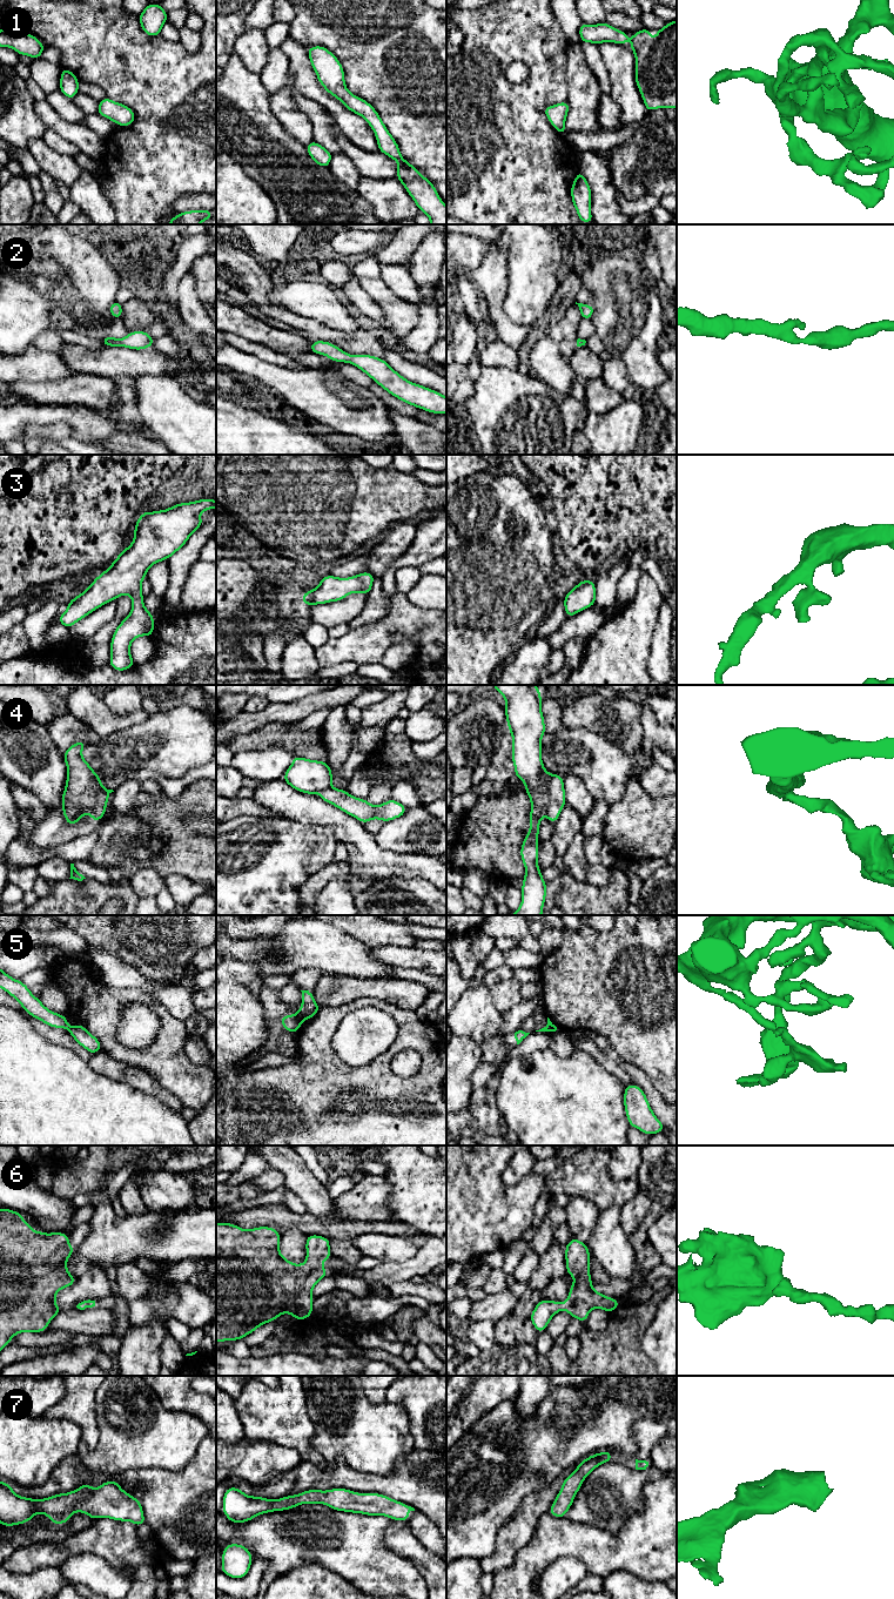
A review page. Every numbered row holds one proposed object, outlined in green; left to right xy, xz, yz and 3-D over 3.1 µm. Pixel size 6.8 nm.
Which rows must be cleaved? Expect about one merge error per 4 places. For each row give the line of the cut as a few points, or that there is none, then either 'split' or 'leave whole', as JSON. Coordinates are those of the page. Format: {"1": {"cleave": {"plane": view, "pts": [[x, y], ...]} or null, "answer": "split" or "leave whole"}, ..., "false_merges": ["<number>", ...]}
{"1": {"cleave": null, "answer": "leave whole"}, "2": {"cleave": null, "answer": "leave whole"}, "3": {"cleave": null, "answer": "leave whole"}, "4": {"cleave": {"plane": "yz", "pts": [[551, 774], [550, 801], [546, 813]]}, "answer": "split"}, "5": {"cleave": null, "answer": "leave whole"}, "6": {"cleave": null, "answer": "leave whole"}, "7": {"cleave": null, "answer": "leave whole"}, "false_merges": ["4"]}

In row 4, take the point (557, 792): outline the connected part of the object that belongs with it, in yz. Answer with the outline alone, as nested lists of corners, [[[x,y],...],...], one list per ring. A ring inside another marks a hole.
[[[551,774],[550,802],[547,809],[549,822],[557,822],[564,806],[566,806],[566,800],[563,777],[559,774]]]

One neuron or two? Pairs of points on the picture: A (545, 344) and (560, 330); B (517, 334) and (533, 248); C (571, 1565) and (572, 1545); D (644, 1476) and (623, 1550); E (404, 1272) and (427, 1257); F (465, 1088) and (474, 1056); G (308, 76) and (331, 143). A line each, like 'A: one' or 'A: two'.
A: two
B: two
C: two
D: two
E: one
F: one
G: two

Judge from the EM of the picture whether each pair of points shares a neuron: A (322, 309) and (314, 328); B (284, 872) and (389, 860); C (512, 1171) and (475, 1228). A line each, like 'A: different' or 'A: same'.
A: different
B: different
C: different

